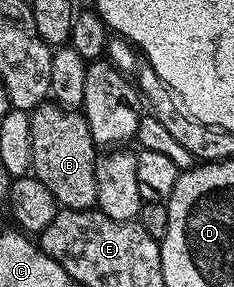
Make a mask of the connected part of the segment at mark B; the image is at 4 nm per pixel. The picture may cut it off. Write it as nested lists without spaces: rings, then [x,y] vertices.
[[[44,101],[30,111],[31,162],[30,169],[56,200],[60,207],[85,210],[96,205],[95,164],[97,147],[91,141],[87,120],[82,113],[66,109],[54,101]]]

